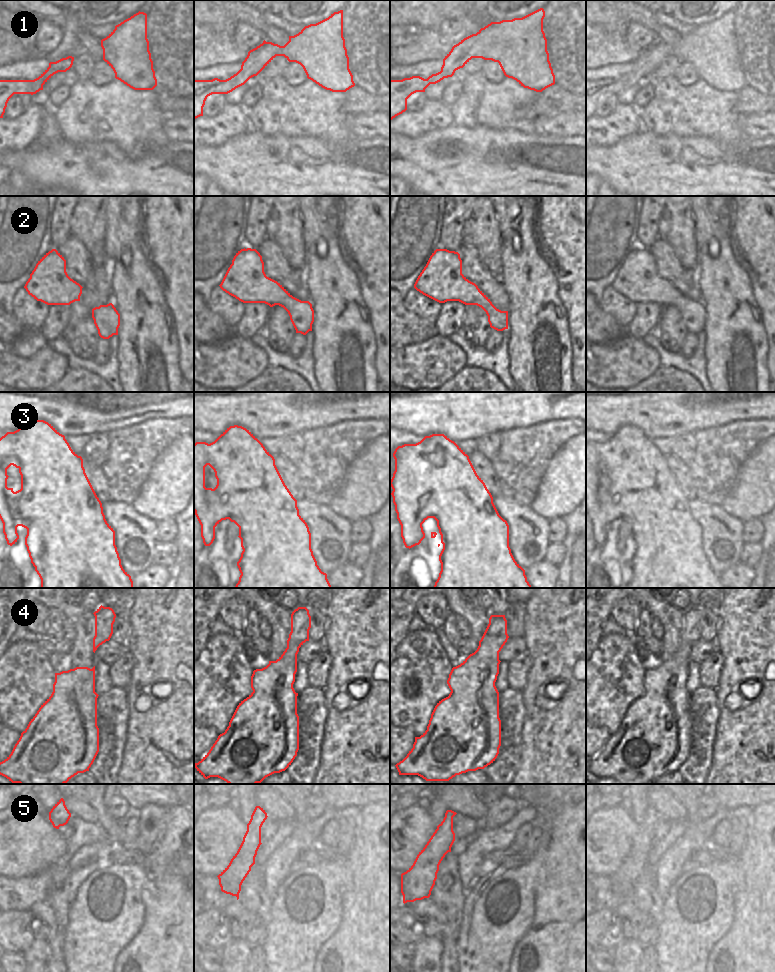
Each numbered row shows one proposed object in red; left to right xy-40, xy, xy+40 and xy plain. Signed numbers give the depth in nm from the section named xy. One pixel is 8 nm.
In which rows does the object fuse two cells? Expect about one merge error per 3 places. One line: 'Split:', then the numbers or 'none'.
Split: none

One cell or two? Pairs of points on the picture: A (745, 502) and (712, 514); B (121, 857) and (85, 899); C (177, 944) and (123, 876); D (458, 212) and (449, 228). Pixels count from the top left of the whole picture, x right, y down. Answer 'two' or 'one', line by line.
A: two
B: two
C: two
D: one

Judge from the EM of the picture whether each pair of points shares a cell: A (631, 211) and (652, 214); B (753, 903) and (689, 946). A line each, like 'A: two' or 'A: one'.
A: two
B: two

